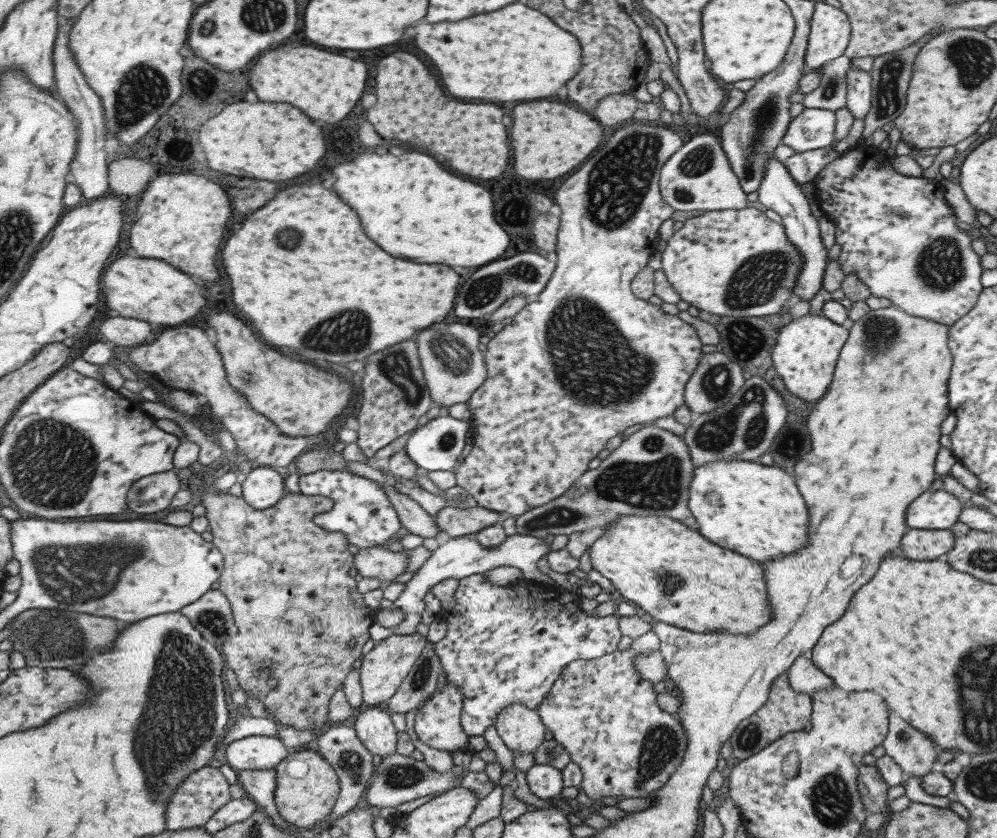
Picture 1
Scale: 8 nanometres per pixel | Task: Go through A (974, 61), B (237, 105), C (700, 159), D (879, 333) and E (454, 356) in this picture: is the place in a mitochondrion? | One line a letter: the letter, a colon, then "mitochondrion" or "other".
A: mitochondrion
B: other
C: mitochondrion
D: mitochondrion
E: mitochondrion

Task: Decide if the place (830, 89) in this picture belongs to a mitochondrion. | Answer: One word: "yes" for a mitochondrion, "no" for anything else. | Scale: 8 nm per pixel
yes

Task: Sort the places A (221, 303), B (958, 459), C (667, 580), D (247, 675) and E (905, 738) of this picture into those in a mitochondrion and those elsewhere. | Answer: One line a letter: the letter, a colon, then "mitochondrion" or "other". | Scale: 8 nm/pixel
A: other
B: other
C: mitochondrion
D: other
E: mitochondrion

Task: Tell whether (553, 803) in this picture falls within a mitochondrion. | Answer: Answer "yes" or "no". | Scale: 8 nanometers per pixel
no

